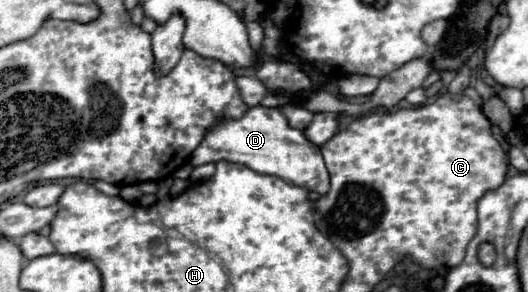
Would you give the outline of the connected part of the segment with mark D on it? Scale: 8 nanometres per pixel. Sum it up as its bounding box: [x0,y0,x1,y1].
[190,106,330,196]

